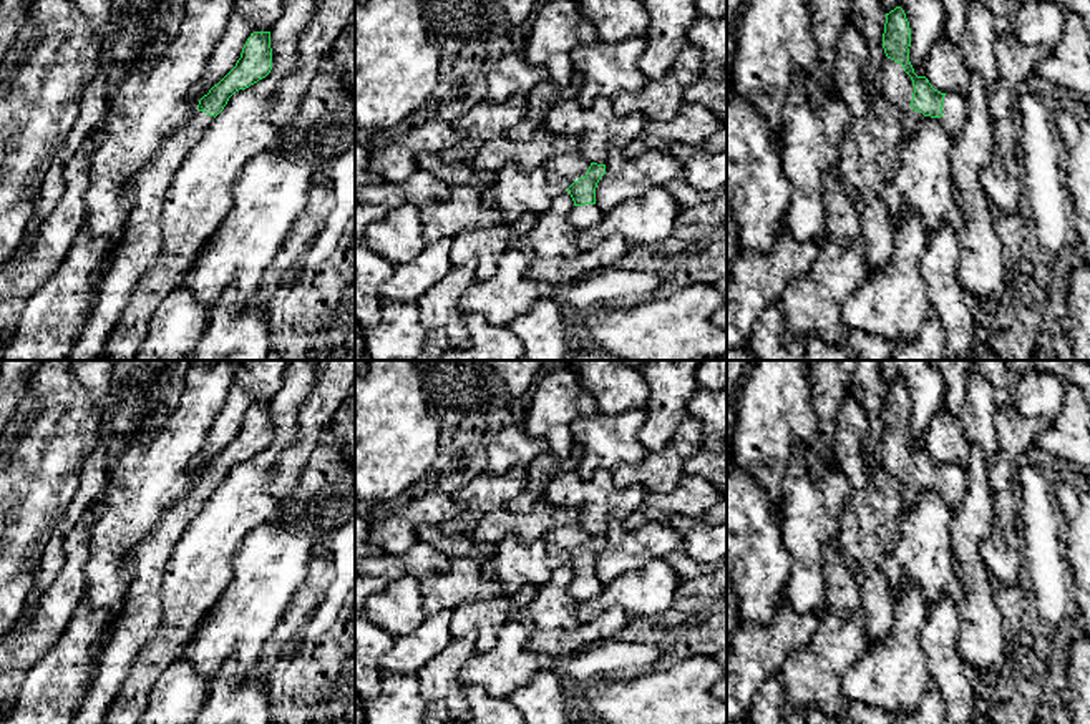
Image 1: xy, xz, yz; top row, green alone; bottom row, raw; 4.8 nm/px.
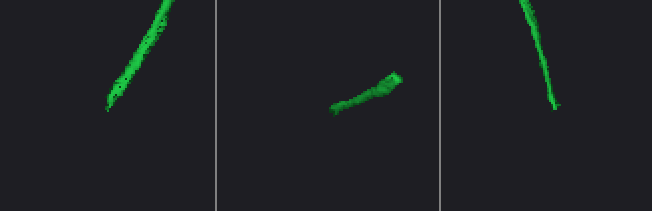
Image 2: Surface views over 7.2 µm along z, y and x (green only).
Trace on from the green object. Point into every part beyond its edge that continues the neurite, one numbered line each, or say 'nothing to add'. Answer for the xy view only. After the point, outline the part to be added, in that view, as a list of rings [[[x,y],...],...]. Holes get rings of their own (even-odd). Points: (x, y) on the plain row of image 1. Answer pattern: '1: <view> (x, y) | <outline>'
1: xy (138, 621) | [[[192,483],[187,495],[159,516],[153,531],[136,548],[133,580],[123,608],[98,659],[93,686],[71,724],[105,724],[134,658],[158,634],[163,621],[161,589],[169,558],[212,493],[214,488]]]

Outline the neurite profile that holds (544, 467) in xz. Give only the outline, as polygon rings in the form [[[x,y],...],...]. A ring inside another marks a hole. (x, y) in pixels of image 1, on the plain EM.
[[[543,452],[528,467],[528,483],[524,490],[514,497],[506,508],[513,513],[528,513],[538,501],[544,500],[547,483],[564,470],[564,460],[551,452]]]

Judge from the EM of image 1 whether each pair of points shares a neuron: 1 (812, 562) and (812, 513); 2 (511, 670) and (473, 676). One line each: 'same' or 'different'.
1: same
2: same

